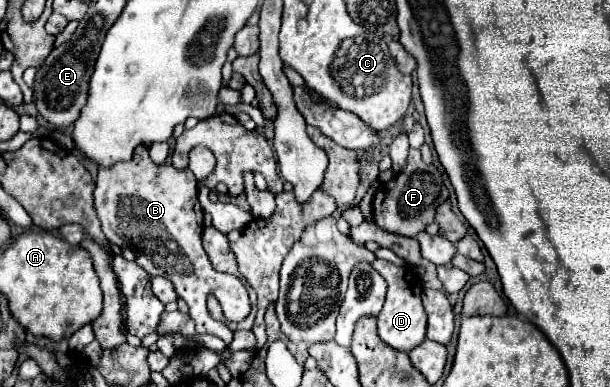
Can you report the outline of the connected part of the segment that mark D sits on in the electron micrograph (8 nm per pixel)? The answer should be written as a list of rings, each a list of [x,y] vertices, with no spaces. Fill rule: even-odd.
[[[376,259],[372,263],[372,267],[386,279],[388,283],[388,293],[386,293],[386,301],[384,307],[378,315],[378,335],[382,341],[386,341],[386,345],[390,345],[396,351],[412,351],[414,347],[418,347],[424,339],[426,339],[426,311],[422,307],[422,281],[416,273],[412,273],[406,267],[398,267],[390,261],[382,261]]]

